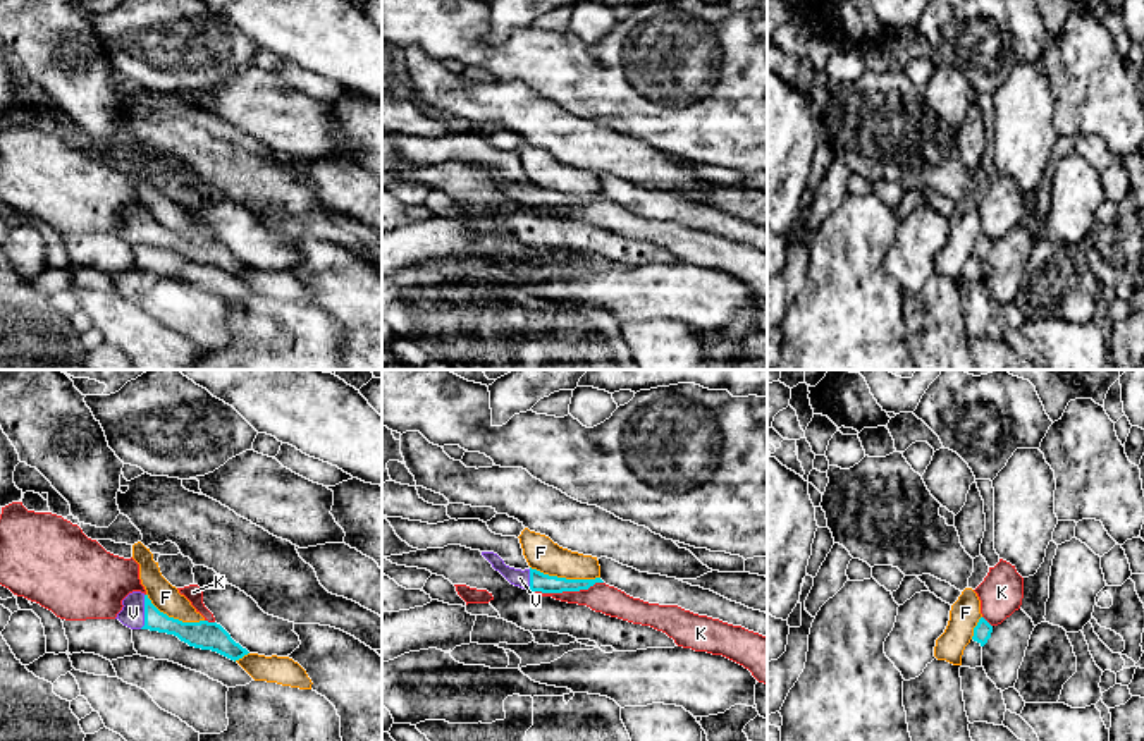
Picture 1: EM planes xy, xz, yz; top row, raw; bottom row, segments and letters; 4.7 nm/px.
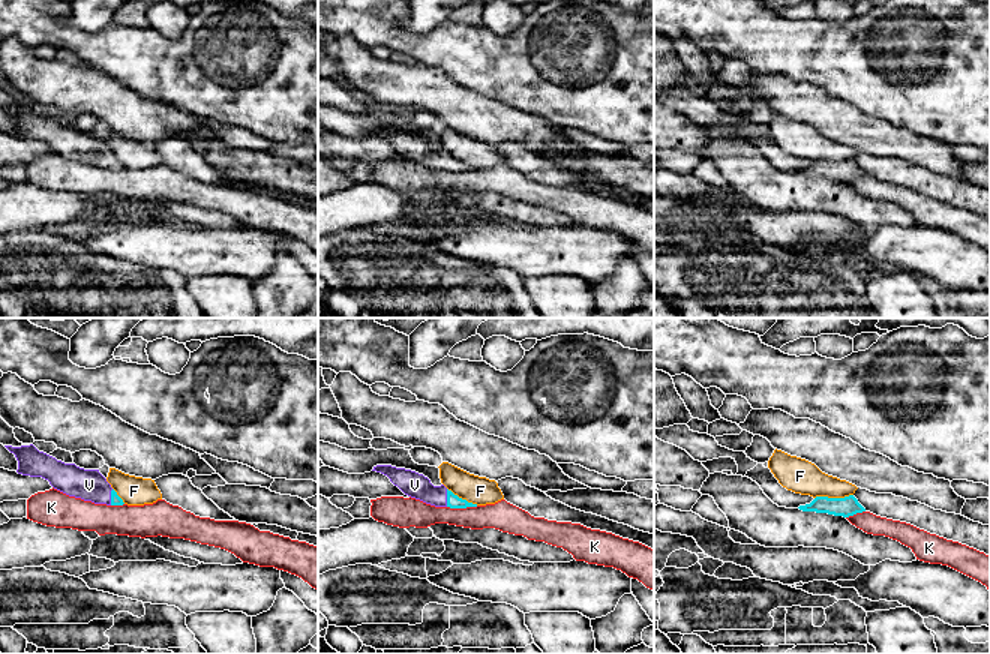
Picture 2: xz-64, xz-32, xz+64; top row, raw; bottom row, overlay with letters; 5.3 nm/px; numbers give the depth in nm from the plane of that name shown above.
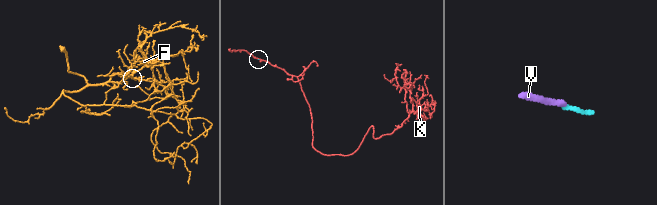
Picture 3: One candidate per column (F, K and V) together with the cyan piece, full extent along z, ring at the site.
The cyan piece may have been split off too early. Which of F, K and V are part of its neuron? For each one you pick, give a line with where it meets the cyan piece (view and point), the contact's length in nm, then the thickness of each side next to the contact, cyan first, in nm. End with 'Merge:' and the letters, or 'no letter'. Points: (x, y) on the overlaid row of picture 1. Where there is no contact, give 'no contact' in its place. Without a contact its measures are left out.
V: meets cyan in xy at (145, 612); contact 160 nm long; 110 nm thick on the cyan side, 110 nm on the other
Merge: V

